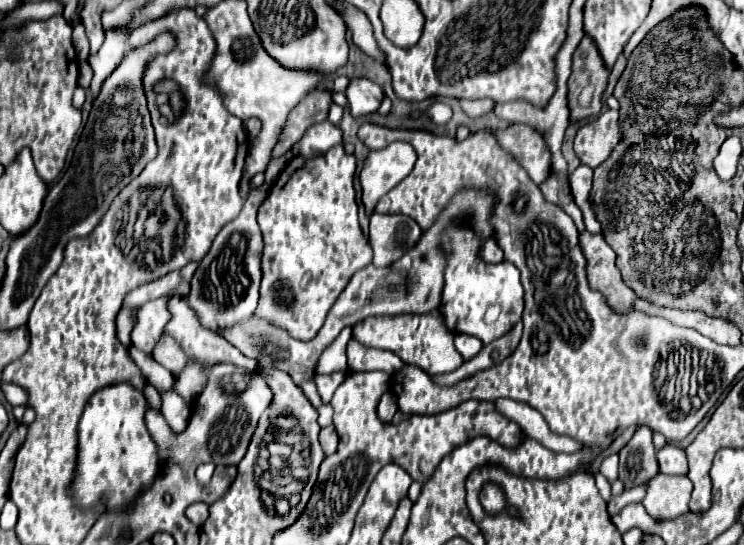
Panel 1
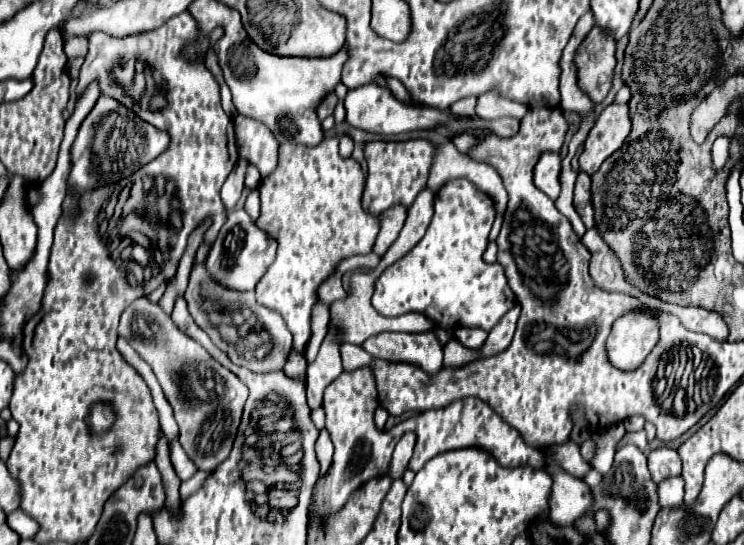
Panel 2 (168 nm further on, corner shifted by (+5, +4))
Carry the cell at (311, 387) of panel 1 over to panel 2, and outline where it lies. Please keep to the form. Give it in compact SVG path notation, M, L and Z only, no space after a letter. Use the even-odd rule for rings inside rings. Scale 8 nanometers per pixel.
M295 350L291 352L287 364L285 364L285 370L283 370L287 376L293 376L293 378L305 378L305 372L307 372L307 362L305 362L305 356L303 354L297 354Z

